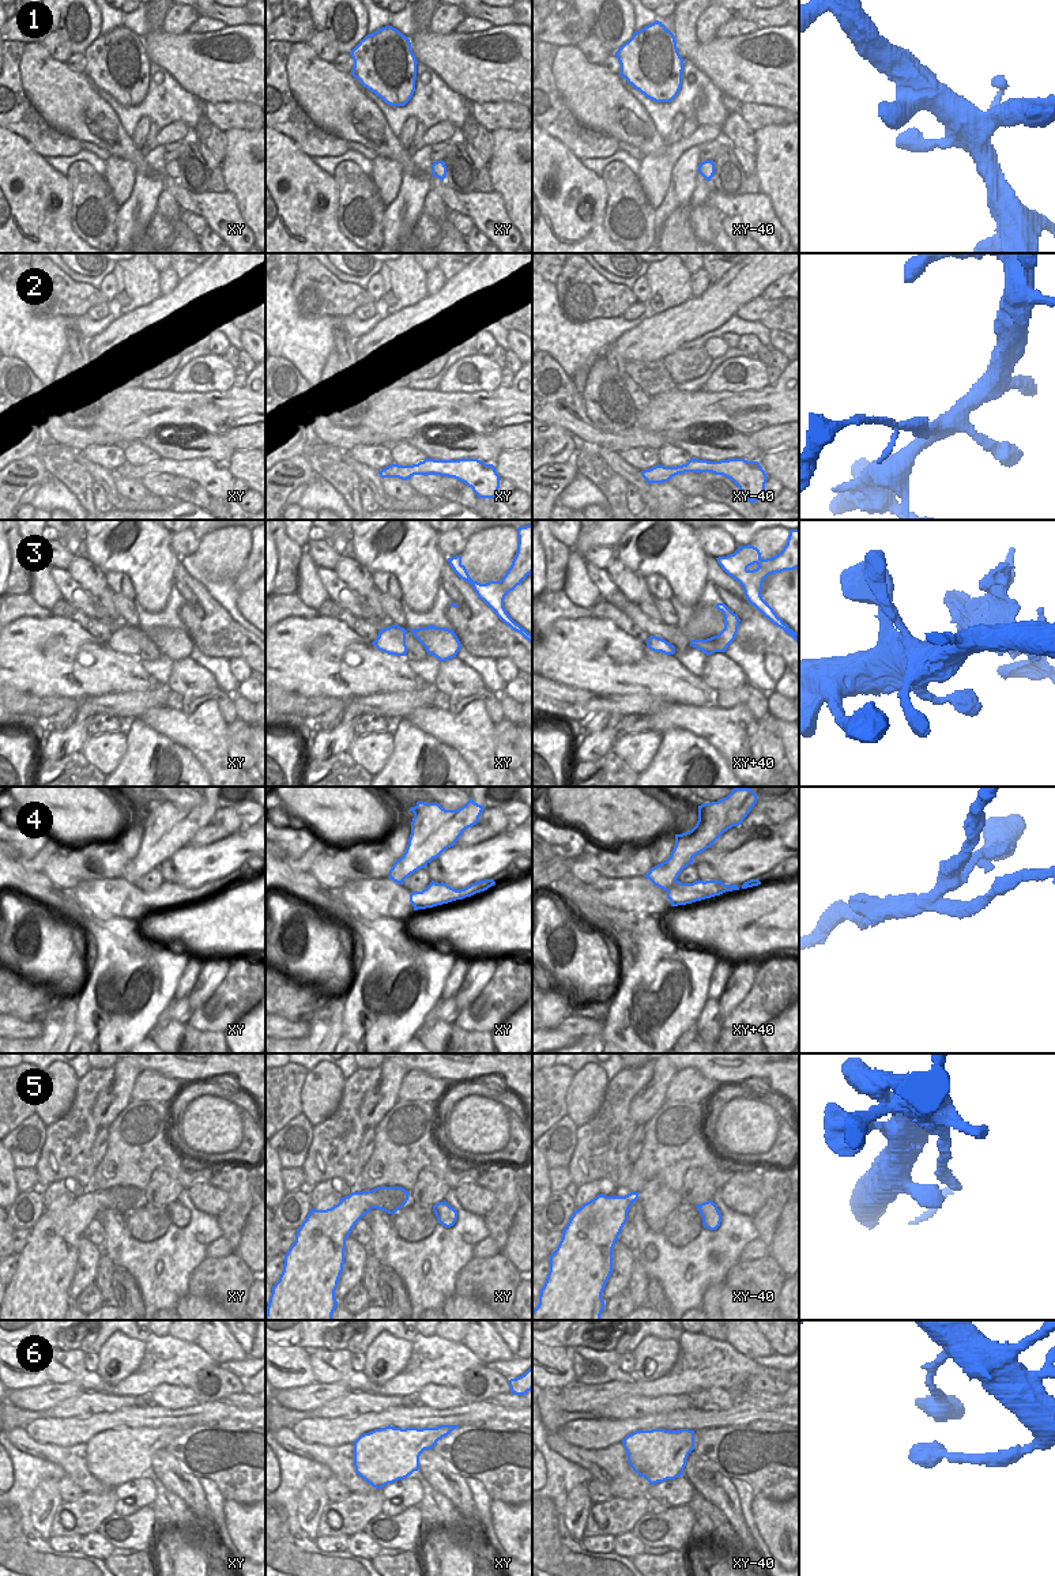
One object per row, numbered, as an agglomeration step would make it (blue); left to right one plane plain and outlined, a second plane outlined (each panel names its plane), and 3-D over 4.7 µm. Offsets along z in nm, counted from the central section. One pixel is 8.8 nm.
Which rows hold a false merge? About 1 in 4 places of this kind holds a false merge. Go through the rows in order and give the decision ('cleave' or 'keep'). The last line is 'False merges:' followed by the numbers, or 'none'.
1: keep
2: cleave
3: cleave
4: cleave
5: keep
6: keep
False merges: 2, 3, 4

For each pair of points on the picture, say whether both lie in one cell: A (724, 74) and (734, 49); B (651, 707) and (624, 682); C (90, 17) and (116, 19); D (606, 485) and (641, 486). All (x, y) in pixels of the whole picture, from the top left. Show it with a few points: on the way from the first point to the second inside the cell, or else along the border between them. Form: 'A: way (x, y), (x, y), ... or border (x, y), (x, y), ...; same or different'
A: way (730, 68), (734, 64), (734, 55); same
B: border (603, 693), (654, 694), (667, 701); different
C: border (100, 14), (101, 33); different
D: border (603, 460), (628, 482); different

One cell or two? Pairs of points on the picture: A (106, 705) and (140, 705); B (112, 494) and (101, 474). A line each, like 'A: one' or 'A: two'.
A: one
B: one

